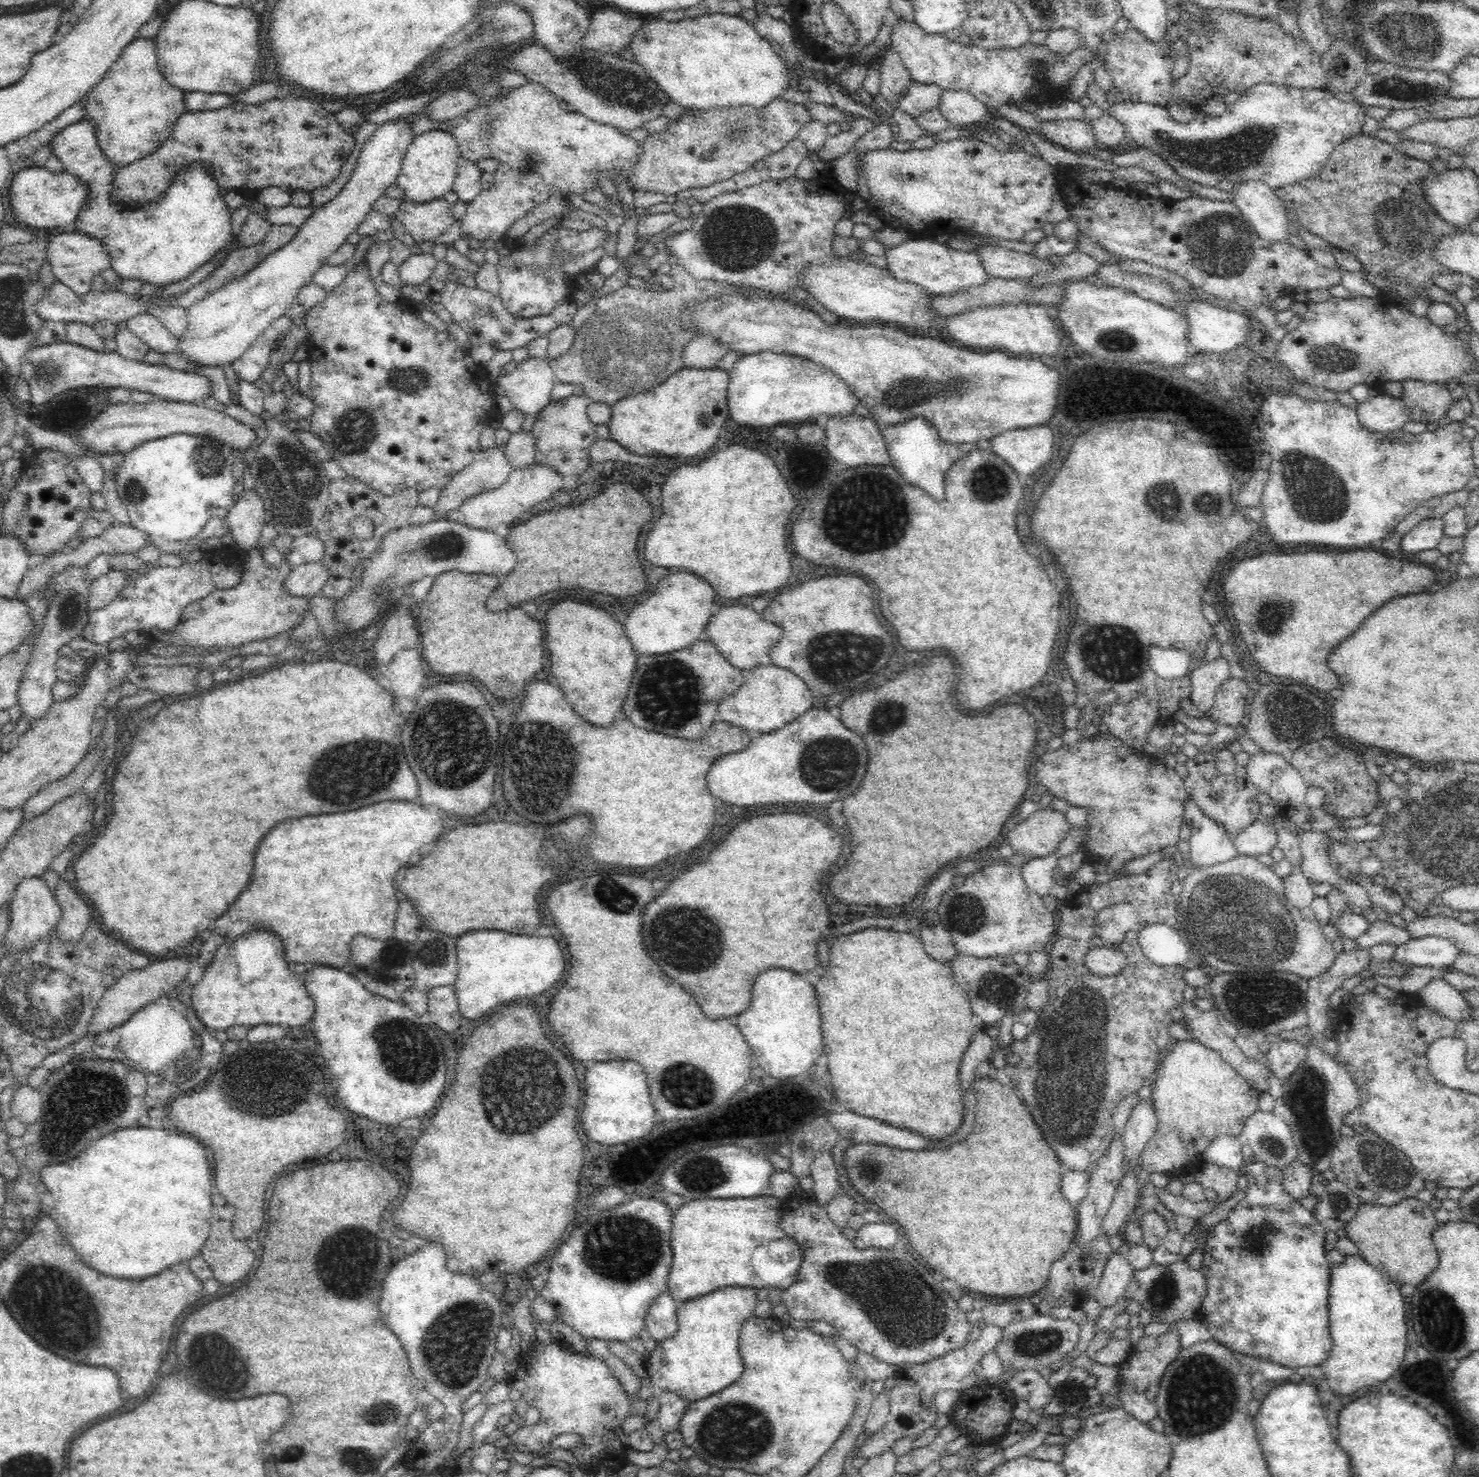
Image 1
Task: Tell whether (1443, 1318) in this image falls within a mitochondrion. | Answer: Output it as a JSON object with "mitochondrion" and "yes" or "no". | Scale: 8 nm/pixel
{"mitochondrion":"yes"}

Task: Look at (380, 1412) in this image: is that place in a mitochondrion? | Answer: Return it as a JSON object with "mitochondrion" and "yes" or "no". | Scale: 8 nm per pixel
{"mitochondrion":"yes"}

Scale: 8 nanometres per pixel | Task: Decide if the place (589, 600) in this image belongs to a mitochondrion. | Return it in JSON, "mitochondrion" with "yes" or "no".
{"mitochondrion":"no"}

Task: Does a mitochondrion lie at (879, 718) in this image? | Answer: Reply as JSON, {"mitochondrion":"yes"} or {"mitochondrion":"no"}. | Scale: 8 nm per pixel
{"mitochondrion":"yes"}

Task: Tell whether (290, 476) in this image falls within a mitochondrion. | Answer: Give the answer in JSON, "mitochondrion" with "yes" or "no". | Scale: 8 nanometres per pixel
{"mitochondrion":"yes"}

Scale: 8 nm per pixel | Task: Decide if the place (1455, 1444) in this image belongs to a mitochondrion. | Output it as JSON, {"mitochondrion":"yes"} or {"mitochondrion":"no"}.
{"mitochondrion":"no"}

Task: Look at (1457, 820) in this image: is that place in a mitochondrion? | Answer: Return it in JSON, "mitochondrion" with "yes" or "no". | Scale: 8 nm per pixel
{"mitochondrion":"yes"}

